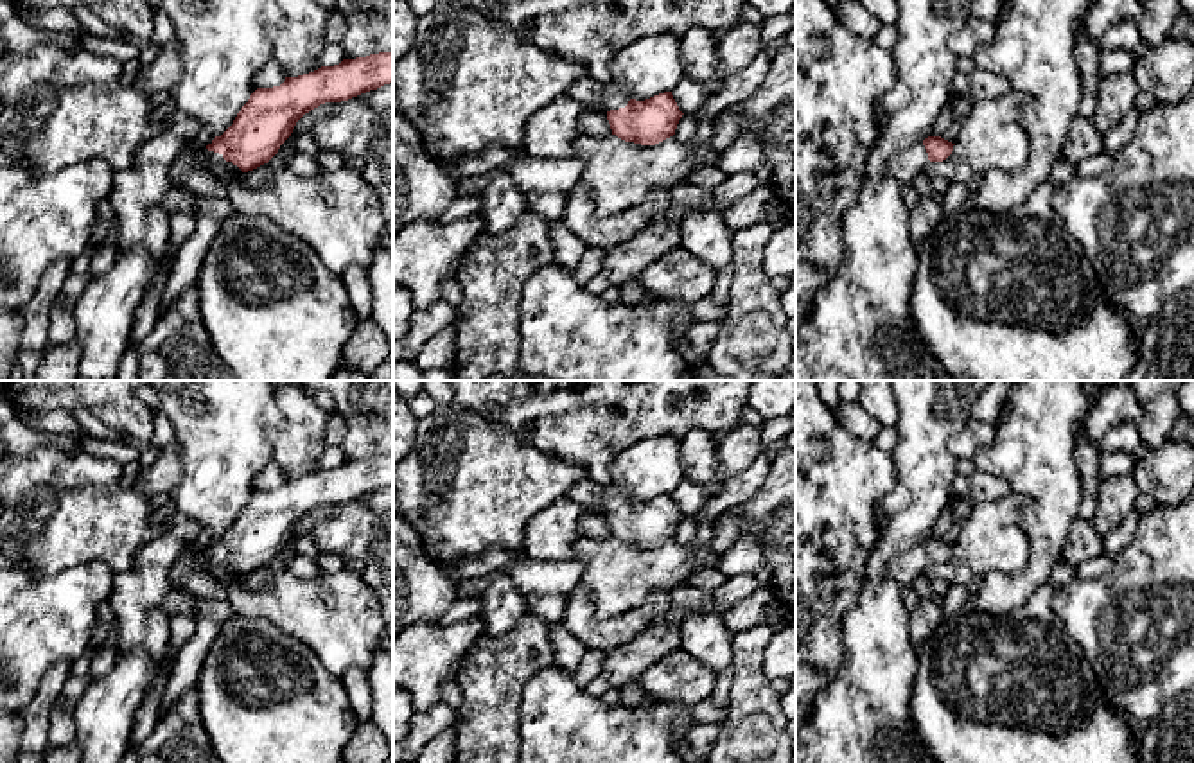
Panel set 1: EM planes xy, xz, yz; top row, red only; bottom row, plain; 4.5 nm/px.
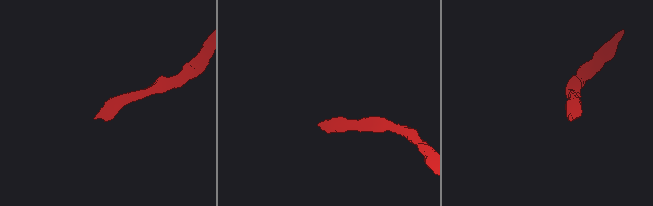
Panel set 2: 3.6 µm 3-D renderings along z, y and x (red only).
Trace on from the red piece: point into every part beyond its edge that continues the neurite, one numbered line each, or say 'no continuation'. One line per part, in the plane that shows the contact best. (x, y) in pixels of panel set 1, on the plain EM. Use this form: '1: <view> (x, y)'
1: xz (614, 499)

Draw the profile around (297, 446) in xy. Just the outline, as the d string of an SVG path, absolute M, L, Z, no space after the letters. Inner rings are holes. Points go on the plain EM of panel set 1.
M275 384L275 400L284 425L268 431L273 461L287 479L298 479L321 470L320 456L325 445L327 413L314 393L302 384Z

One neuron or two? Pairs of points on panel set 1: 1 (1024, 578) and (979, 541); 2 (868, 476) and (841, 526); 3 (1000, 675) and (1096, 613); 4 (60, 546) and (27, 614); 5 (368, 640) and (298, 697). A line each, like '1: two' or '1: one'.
1: two
2: one
3: two
4: two
5: two

